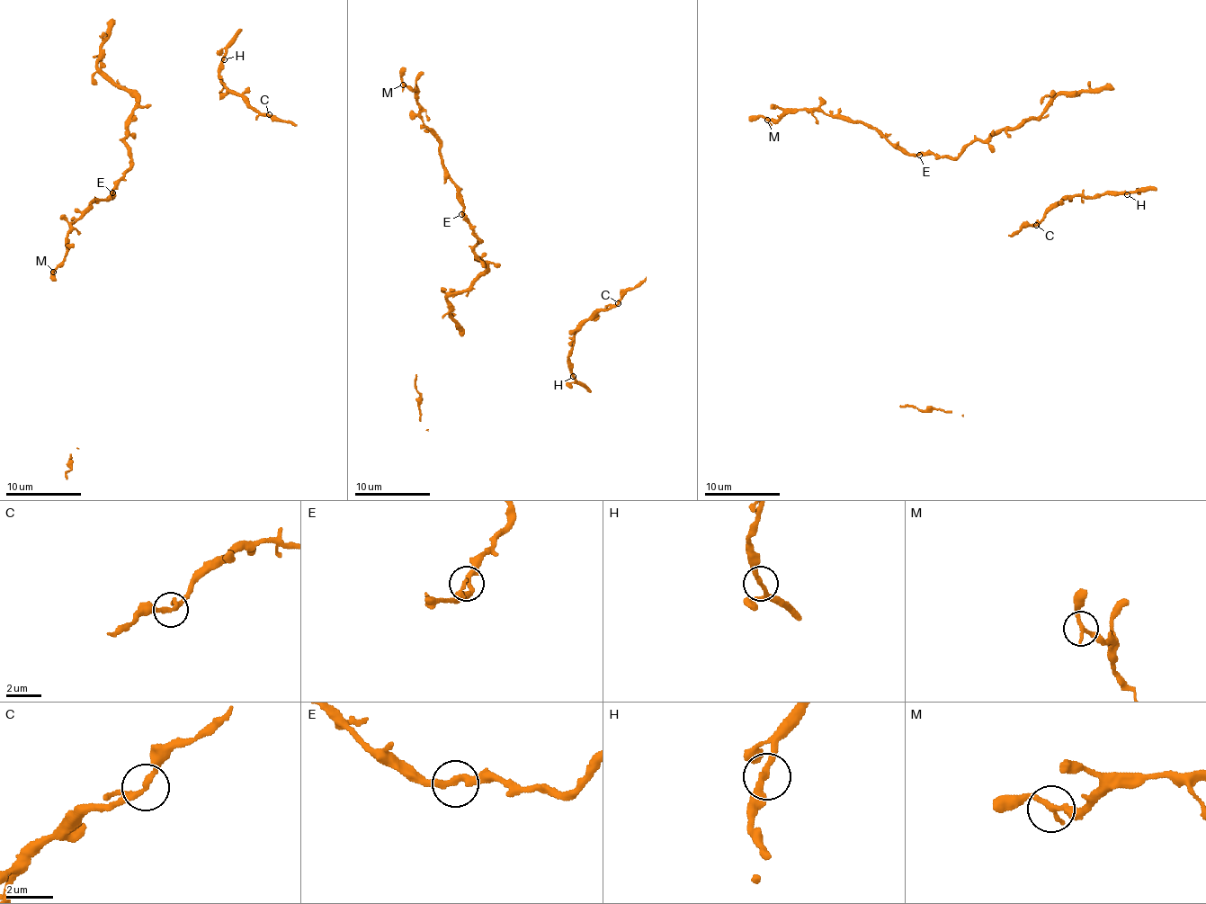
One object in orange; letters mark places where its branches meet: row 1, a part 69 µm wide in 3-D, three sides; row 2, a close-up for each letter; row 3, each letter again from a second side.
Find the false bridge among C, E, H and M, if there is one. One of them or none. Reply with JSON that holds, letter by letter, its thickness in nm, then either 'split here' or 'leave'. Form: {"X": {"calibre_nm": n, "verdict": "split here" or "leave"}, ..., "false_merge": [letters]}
{"C": {"calibre_nm": 240, "verdict": "leave"}, "E": {"calibre_nm": 280, "verdict": "leave"}, "H": {"calibre_nm": 240, "verdict": "leave"}, "M": {"calibre_nm": 220, "verdict": "leave"}, "false_merge": []}

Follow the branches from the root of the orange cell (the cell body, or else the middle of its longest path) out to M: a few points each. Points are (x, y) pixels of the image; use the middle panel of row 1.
M: (461, 214), (463, 201), (442, 162), (439, 136), (424, 122), (418, 103), (418, 90), (403, 85)

